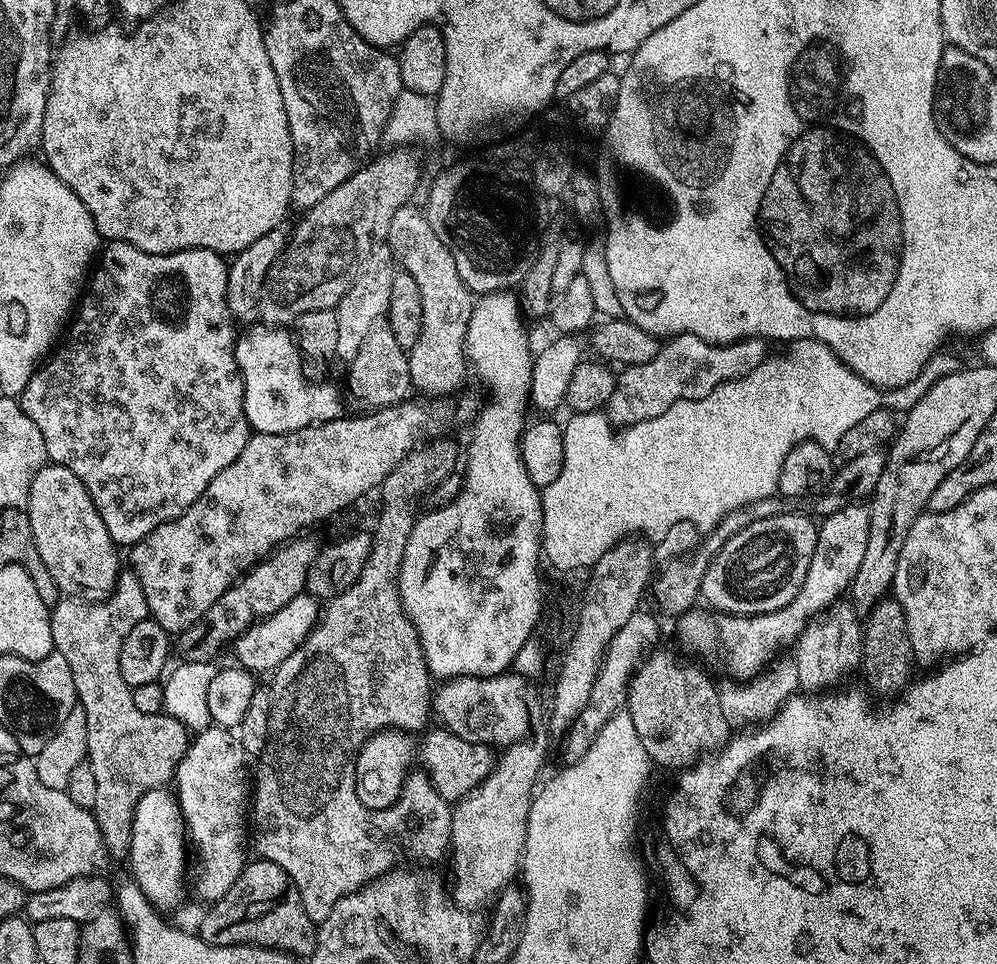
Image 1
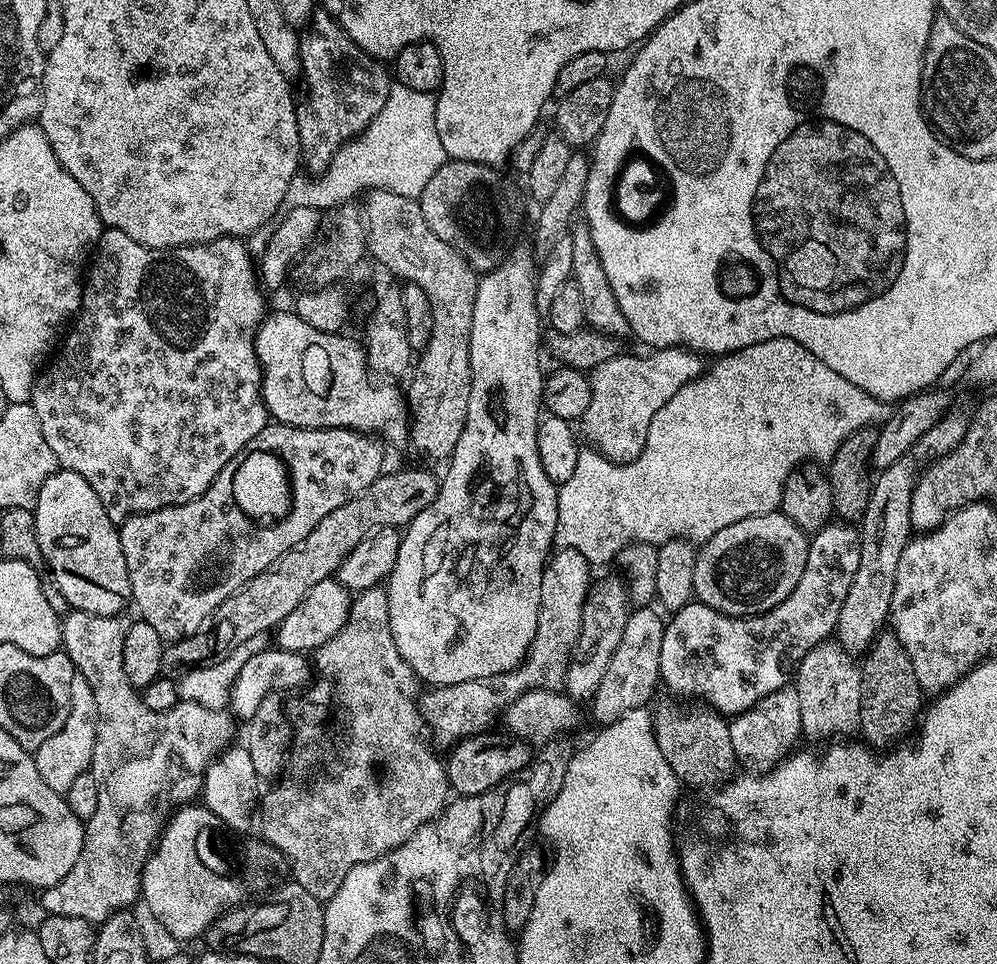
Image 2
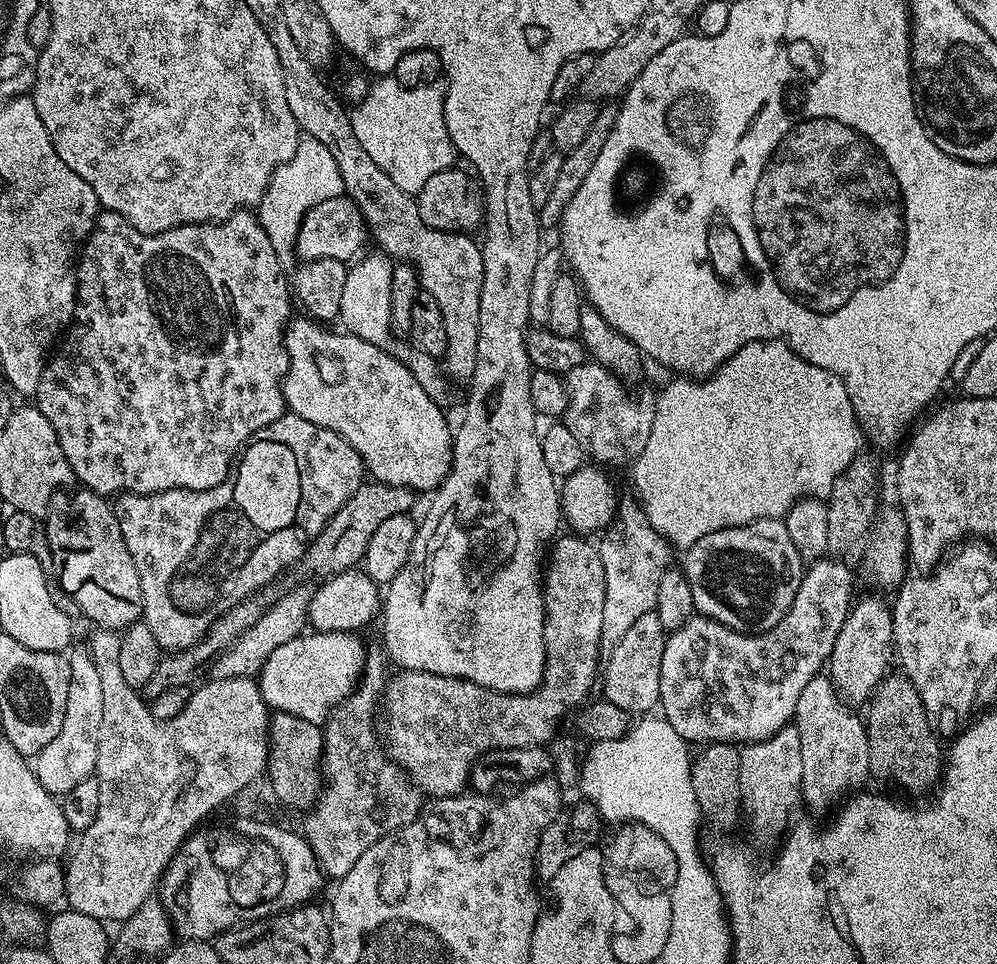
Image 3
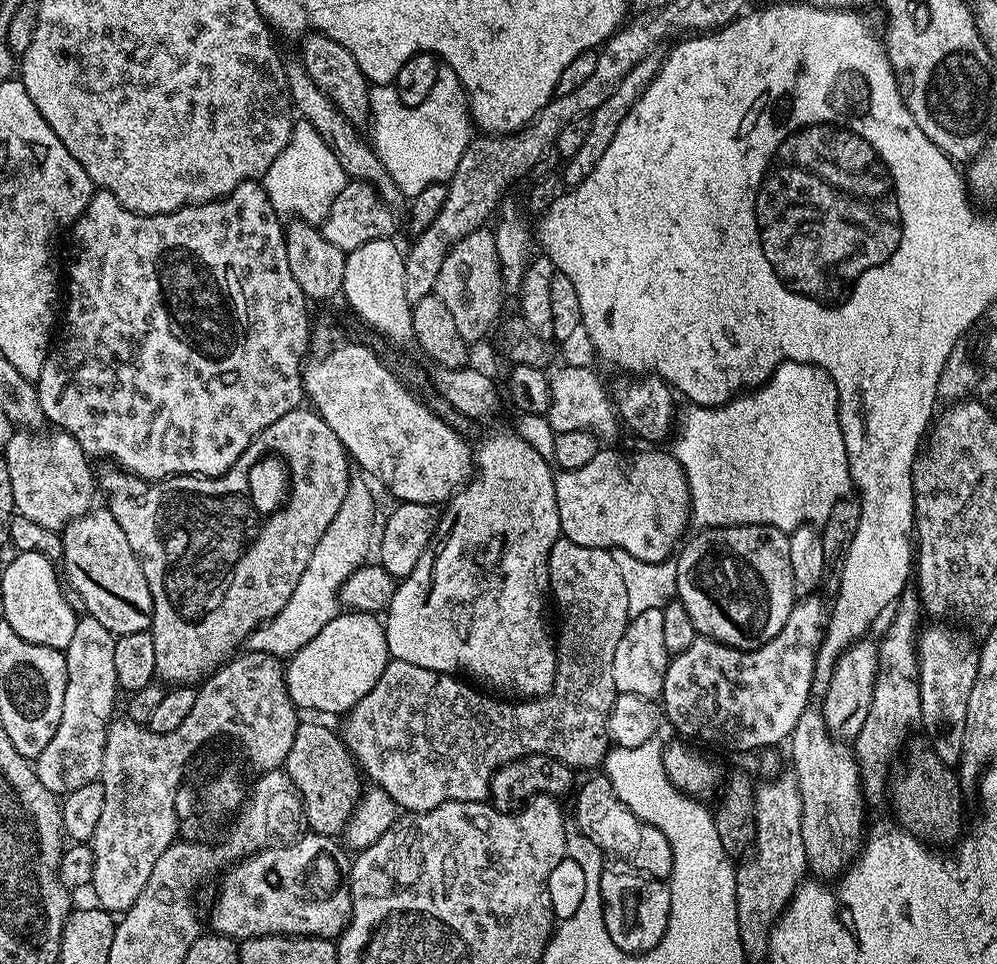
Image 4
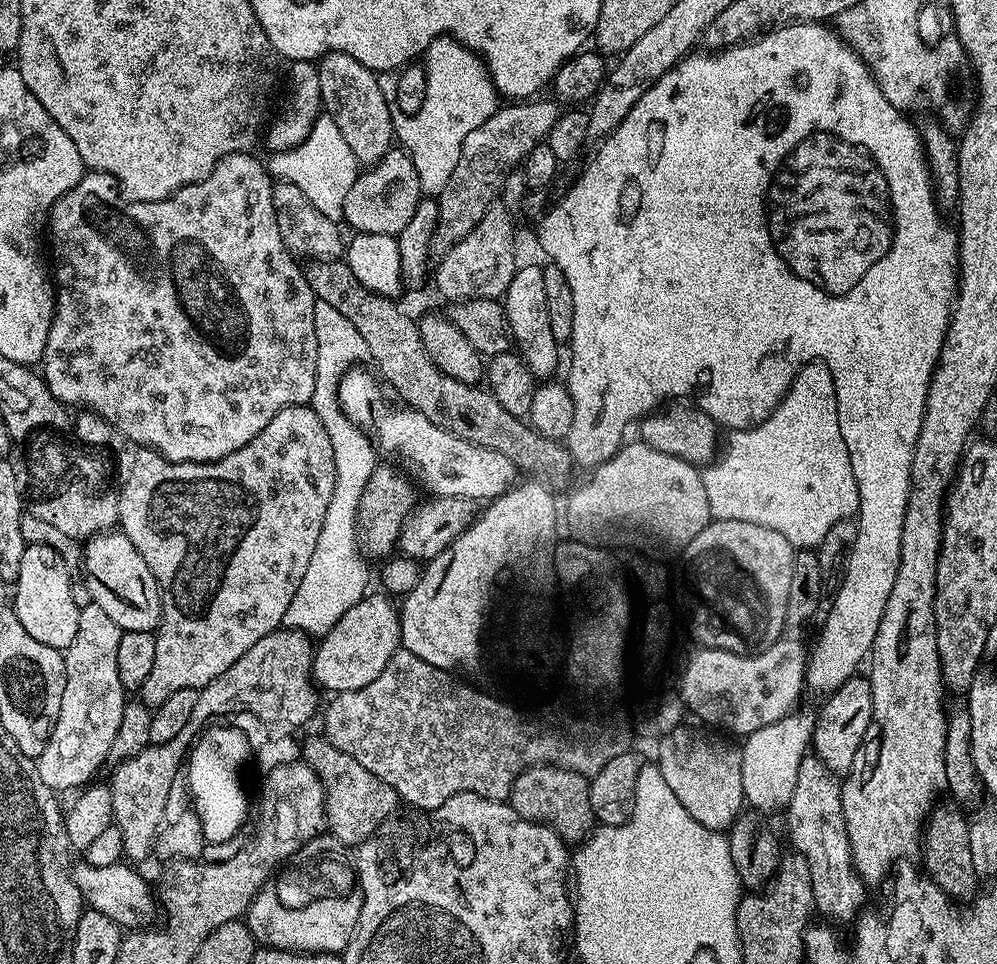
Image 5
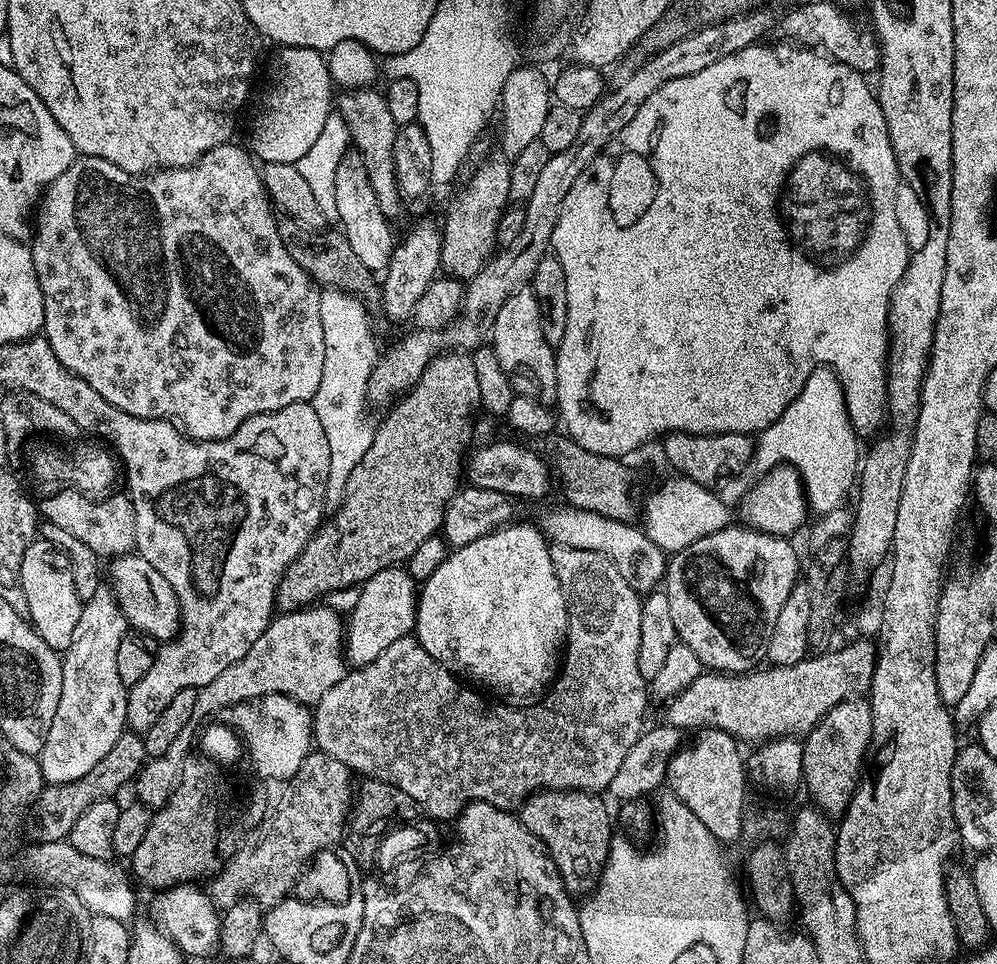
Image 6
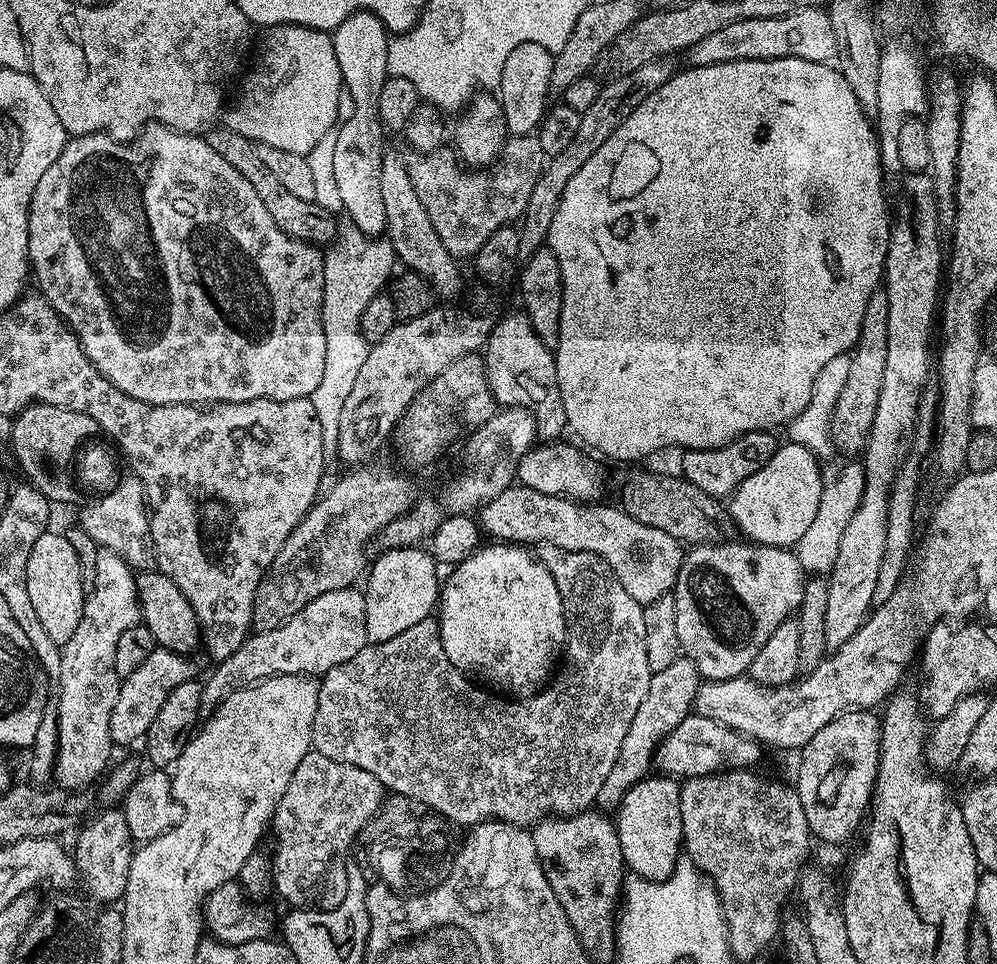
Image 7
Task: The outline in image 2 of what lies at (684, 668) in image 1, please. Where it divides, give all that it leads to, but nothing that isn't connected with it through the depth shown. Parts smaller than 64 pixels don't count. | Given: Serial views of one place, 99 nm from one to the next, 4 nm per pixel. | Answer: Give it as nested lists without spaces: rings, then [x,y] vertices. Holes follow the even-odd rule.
[[[672,702],[676,704],[660,704],[654,708],[654,731],[658,750],[662,750],[662,756],[666,762],[670,762],[670,770],[679,778],[681,785],[692,788],[715,789],[723,785],[737,771],[738,761],[734,754],[733,743],[730,742],[729,721],[721,716],[714,708],[707,706],[692,706],[687,708],[687,703]]]

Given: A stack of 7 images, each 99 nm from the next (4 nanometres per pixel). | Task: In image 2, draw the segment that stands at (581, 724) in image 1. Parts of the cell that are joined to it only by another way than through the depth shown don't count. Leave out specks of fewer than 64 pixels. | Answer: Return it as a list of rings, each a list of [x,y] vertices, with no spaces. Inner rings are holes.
[[[640,606],[629,611],[626,630],[622,630],[622,638],[618,641],[618,650],[614,650],[610,666],[606,666],[606,675],[602,682],[598,682],[598,690],[590,697],[592,716],[597,720],[597,725],[612,724],[622,718],[622,714],[645,707],[649,703],[647,700],[655,694],[656,684],[658,688],[661,683],[660,663],[665,623],[665,617],[652,606]]]

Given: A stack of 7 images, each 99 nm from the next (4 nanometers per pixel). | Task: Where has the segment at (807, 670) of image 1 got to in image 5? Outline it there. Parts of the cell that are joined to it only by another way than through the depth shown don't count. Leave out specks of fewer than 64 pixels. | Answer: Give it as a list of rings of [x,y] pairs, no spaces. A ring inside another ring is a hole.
[[[815,754],[805,756],[798,768],[794,796],[786,807],[788,836],[794,852],[801,856],[810,870],[812,903],[815,911],[828,920],[851,925],[861,915],[866,886],[852,865],[850,842],[846,838],[846,822],[840,801],[841,781]]]

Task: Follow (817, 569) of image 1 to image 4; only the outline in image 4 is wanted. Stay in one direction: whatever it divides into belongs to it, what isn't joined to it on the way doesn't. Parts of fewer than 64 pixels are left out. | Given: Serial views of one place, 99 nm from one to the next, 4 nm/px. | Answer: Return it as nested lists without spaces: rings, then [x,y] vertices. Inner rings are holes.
[[[813,594],[800,599],[793,603],[790,610],[790,618],[786,618],[786,626],[782,626],[782,630],[778,630],[778,634],[774,638],[770,638],[770,642],[766,642],[766,646],[756,648],[752,652],[743,652],[741,648],[731,648],[717,640],[711,640],[708,636],[697,635],[694,642],[690,642],[690,646],[686,646],[686,650],[675,653],[668,661],[668,669],[666,670],[666,682],[664,683],[664,694],[662,697],[662,712],[668,715],[668,720],[681,732],[681,737],[690,738],[688,736],[697,736],[700,740],[705,740],[708,744],[717,744],[720,748],[729,748],[732,752],[752,752],[755,748],[761,750],[775,749],[775,744],[780,744],[791,737],[794,726],[798,726],[798,718],[802,718],[804,712],[809,711],[808,695],[814,691],[812,679],[814,678],[814,666],[818,658],[818,650],[822,646],[824,636],[828,632],[828,618],[830,615],[829,605],[823,604],[819,600],[819,595]]]

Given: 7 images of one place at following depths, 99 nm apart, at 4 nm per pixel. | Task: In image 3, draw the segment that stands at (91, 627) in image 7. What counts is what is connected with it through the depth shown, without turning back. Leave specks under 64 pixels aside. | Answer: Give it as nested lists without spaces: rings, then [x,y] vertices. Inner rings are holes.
[[[87,651],[71,653],[70,694],[66,694],[66,718],[62,718],[62,730],[34,758],[34,771],[38,782],[50,795],[62,798],[78,782],[93,779],[98,762],[98,738],[102,730],[102,681],[98,666],[94,664]]]

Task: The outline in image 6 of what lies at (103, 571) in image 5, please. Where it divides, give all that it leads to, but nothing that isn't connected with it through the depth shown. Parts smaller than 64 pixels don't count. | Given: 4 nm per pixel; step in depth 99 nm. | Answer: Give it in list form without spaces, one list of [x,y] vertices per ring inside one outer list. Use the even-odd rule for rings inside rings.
[[[138,554],[118,556],[111,561],[112,585],[110,591],[116,597],[122,614],[128,620],[129,629],[146,634],[157,642],[167,642],[180,632],[180,607],[170,582]]]

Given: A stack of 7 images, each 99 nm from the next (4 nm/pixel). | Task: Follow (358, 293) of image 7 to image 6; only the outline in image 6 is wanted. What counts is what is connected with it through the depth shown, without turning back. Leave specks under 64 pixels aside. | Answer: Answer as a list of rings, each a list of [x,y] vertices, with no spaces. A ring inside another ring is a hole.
[[[324,288],[320,309],[326,354],[322,358],[322,382],[318,382],[318,390],[310,403],[322,422],[322,430],[326,430],[326,442],[330,442],[330,474],[326,478],[324,502],[335,510],[344,500],[346,482],[350,482],[354,466],[358,466],[366,450],[370,450],[374,424],[364,413],[364,400],[369,399],[368,383],[376,368],[378,351],[372,337],[372,324],[368,321],[369,309],[360,297],[337,288]]]

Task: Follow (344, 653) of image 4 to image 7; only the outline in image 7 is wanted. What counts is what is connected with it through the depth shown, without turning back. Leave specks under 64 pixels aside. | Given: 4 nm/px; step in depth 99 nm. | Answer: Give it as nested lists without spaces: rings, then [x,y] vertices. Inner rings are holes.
[[[413,546],[389,548],[379,554],[381,556],[373,564],[371,561],[362,584],[366,602],[366,634],[373,644],[398,638],[402,630],[410,630],[410,626],[418,626],[418,622],[429,619],[437,611],[442,587],[442,576],[436,573],[438,565],[431,551]]]

